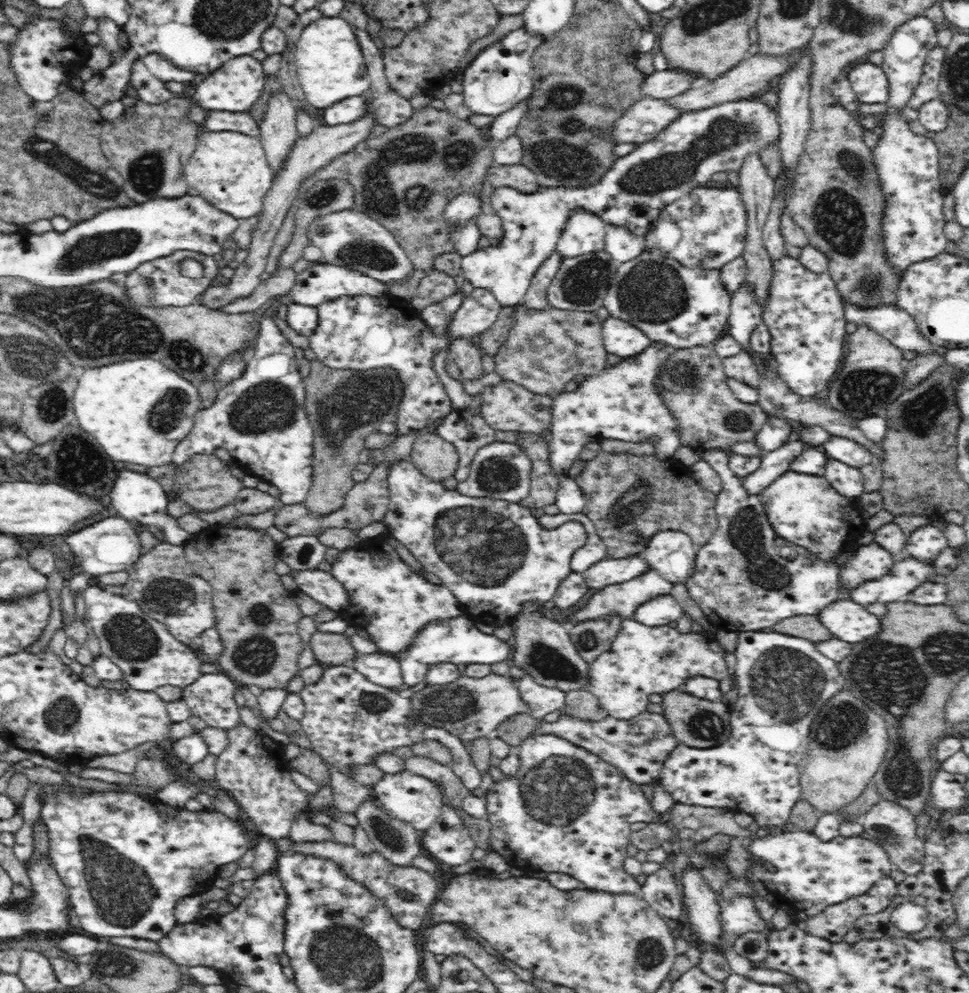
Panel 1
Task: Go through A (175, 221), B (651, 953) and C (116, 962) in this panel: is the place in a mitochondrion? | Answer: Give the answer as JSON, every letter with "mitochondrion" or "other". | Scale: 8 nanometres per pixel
{"A":"other","B":"mitochondrion","C":"mitochondrion"}

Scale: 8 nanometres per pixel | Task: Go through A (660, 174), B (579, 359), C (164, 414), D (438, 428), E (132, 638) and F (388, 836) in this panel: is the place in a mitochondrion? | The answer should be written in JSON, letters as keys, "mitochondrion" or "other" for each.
{"A":"mitochondrion","B":"other","C":"mitochondrion","D":"other","E":"mitochondrion","F":"mitochondrion"}

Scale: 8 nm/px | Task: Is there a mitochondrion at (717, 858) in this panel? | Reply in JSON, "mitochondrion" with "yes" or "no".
{"mitochondrion":"no"}

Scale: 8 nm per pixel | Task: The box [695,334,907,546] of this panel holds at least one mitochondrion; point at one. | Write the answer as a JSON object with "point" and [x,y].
{"point":[863,391]}

